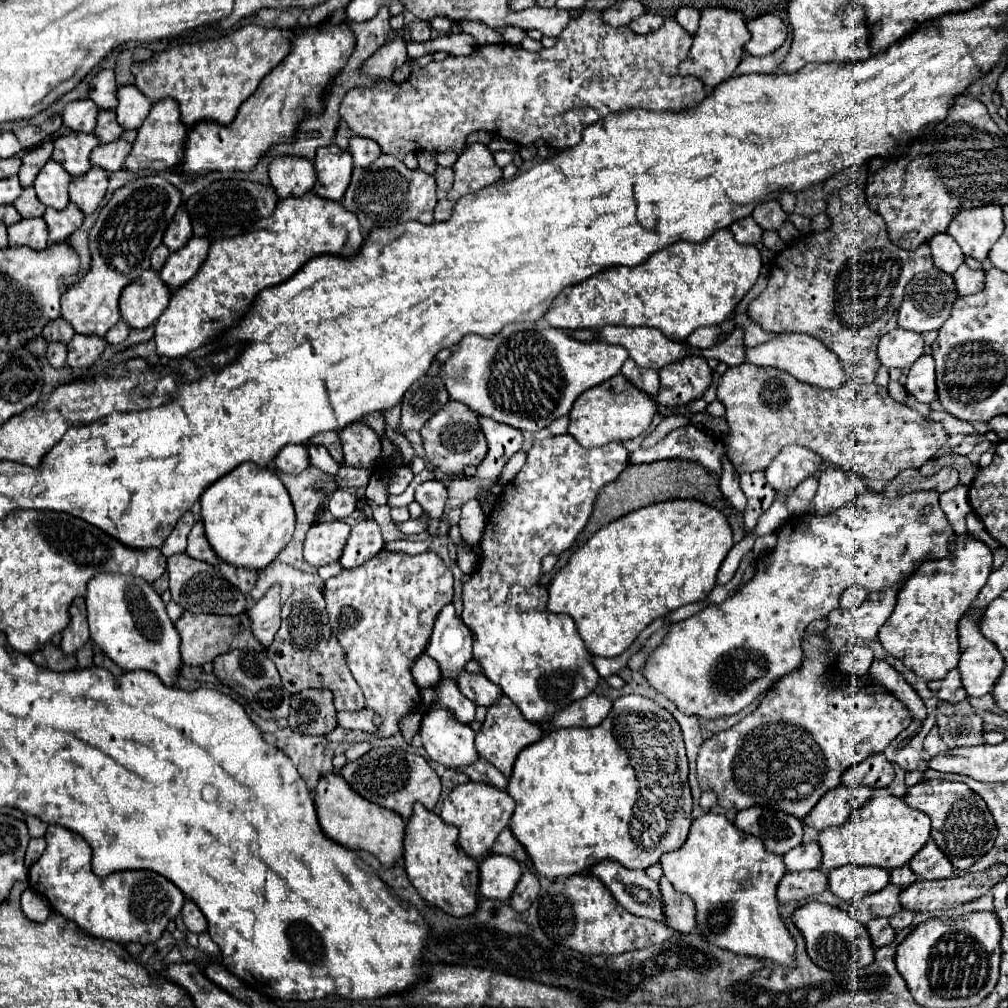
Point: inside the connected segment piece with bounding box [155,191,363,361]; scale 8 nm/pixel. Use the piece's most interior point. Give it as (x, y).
(236, 269)

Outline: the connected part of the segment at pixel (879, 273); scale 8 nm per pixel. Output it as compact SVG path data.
M855 184L831 195L827 217L831 219L829 229L803 235L793 243L793 247L777 253L769 283L765 291L749 303L747 315L769 333L797 331L819 339L839 357L851 383L873 383L875 371L879 369L875 355L877 343L885 333L897 327L897 313L903 303L907 283L913 275L933 267L929 243L921 243L915 251L897 247L887 235L885 221L867 205L864 190Z

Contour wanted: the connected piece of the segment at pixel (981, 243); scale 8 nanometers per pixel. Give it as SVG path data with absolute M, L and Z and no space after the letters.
M999 205L963 209L949 223L947 233L959 243L965 255L983 261L993 243L1003 235L1003 211Z

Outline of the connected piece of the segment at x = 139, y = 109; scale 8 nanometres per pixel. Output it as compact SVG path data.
M125 85L119 87L117 91L119 105L115 109L117 121L121 123L123 129L139 129L145 117L149 115L153 103L135 87L135 85Z

